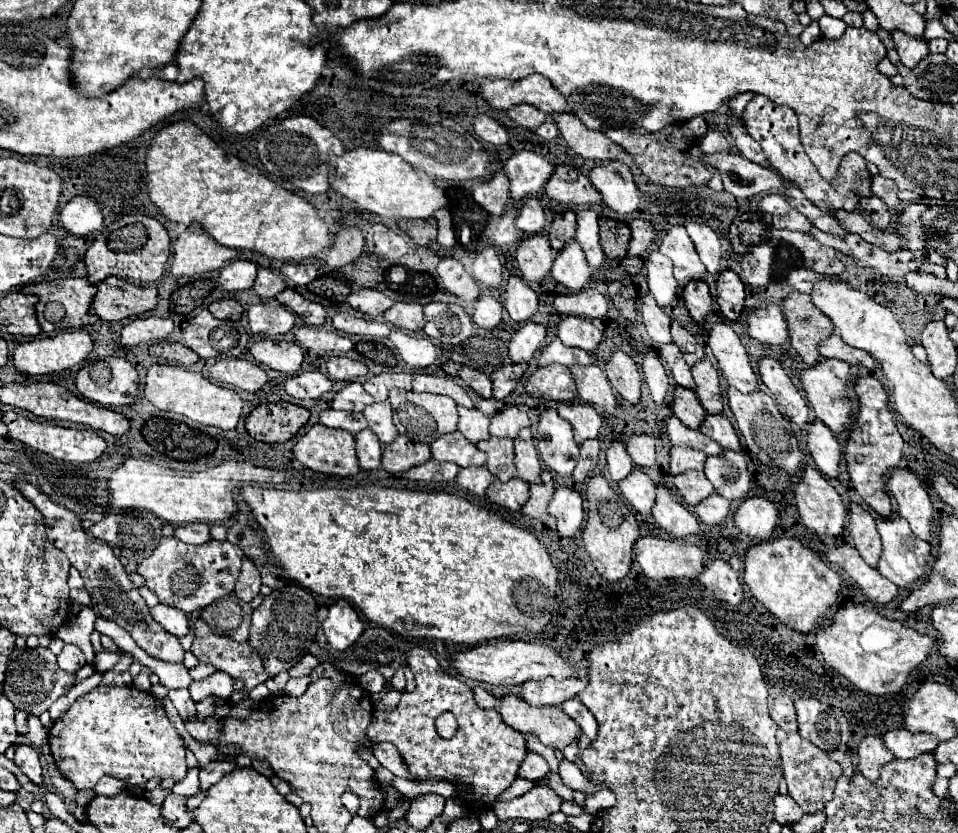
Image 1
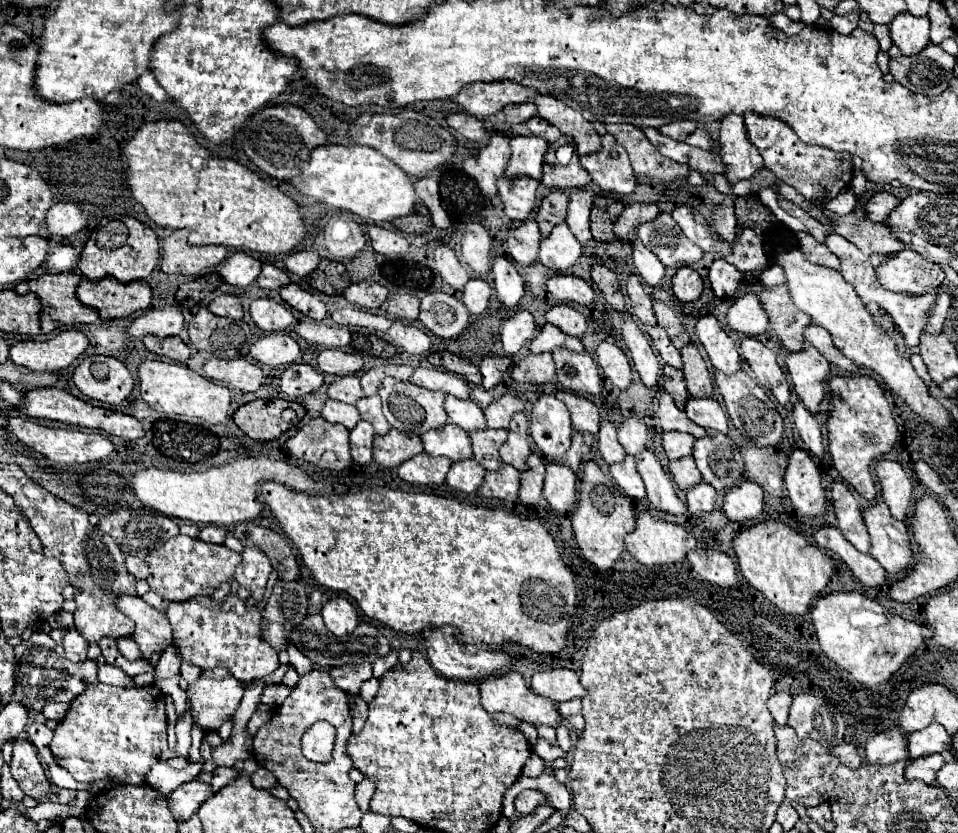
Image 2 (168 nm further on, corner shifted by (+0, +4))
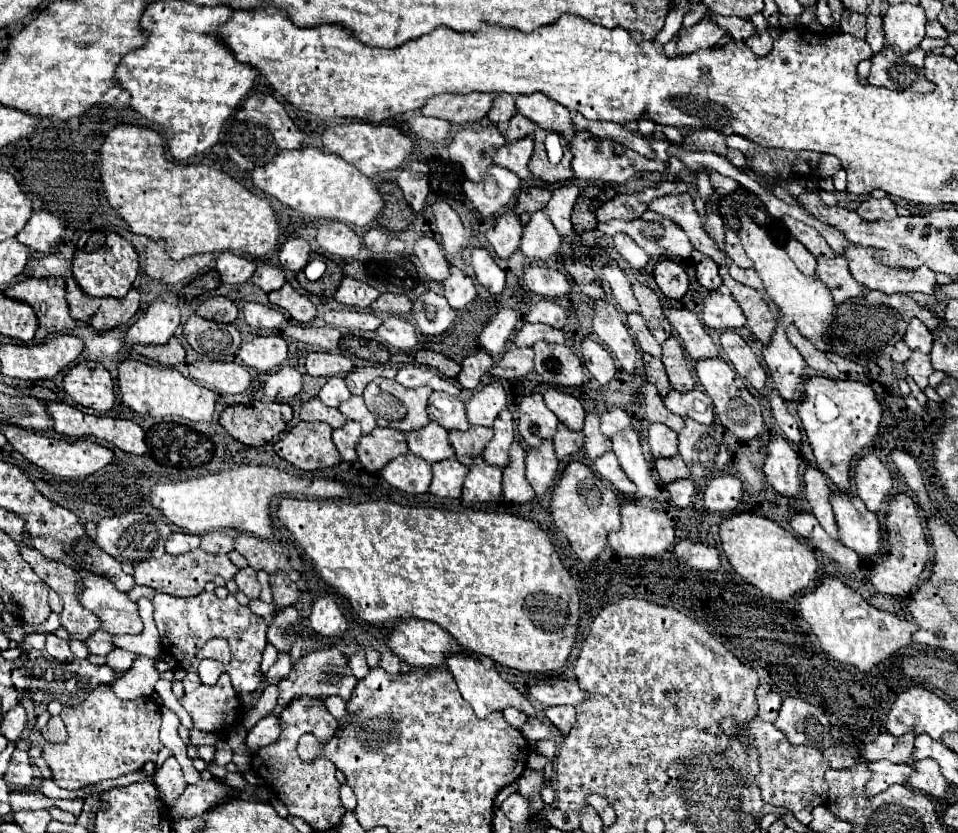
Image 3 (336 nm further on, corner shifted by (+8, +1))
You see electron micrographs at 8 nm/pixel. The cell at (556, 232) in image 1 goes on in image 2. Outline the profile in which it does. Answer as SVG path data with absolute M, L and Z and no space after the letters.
M562 190L550 192L548 196L542 198L542 204L536 212L536 222L540 226L542 236L548 236L556 224L564 222L566 206L568 206L568 196Z

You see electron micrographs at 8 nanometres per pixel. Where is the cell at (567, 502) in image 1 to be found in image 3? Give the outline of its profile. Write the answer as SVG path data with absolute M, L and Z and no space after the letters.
M546 439L538 449L530 449L526 455L526 479L534 487L538 497L544 497L560 475L558 459L554 453L552 439Z

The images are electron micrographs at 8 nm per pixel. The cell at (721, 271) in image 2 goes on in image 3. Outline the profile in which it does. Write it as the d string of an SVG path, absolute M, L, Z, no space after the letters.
M702 259L696 265L696 277L698 277L698 283L708 291L716 291L722 285L722 279L718 275L718 265L712 259Z

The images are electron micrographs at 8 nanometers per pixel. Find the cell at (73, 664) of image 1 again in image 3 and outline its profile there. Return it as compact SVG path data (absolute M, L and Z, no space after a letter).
M50 633L46 639L46 651L50 657L54 657L58 661L72 661L74 659L74 655L70 651L70 643L66 639L56 637L54 633Z

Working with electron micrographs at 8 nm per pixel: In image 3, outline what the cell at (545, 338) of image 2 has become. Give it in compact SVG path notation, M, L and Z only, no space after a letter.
M524 323L520 331L514 337L516 347L532 347L538 341L548 341L548 343L564 343L564 333L560 329L548 327L548 325L530 325Z

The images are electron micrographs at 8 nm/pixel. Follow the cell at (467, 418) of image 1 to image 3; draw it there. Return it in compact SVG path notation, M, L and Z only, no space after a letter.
M434 391L428 401L428 415L432 421L446 429L468 431L470 423L466 419L466 407L458 397L450 397L446 393Z

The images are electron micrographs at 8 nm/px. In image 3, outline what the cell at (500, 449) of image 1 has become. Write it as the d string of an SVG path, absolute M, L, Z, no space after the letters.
M470 427L468 431L450 431L450 443L456 451L458 461L470 467L474 459L482 455L492 435L494 431L488 427Z

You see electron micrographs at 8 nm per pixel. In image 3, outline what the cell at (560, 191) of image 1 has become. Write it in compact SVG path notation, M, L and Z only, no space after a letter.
M536 127L534 131L534 155L530 159L530 171L536 179L542 179L546 183L562 183L562 181L570 181L572 175L572 153L567 143L563 146L564 152L562 161L558 165L552 165L546 157L546 149L544 149L544 139L546 139L546 131Z

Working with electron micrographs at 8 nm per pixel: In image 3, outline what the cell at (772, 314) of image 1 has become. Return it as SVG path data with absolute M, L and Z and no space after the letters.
M712 291L706 299L704 299L704 315L702 315L704 323L708 327L714 329L742 329L746 325L744 313L740 311L740 305L736 303L736 299L730 297L730 293L720 293Z

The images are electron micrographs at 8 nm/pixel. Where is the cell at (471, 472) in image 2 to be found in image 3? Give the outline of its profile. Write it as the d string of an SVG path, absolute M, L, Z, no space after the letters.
M446 459L446 461L434 463L430 493L438 497L460 497L468 471L470 469L464 467L458 459Z

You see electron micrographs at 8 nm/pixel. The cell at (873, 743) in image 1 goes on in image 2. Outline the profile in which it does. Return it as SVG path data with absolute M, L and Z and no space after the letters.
M890 728L870 738L864 754L868 764L894 764L908 760L908 738L900 728Z

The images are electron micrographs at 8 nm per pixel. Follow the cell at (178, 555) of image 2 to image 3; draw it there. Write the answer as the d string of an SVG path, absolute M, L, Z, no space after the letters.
M186 553L180 555L178 559L170 559L168 555L164 555L162 559L148 559L148 561L140 561L134 567L134 579L138 585L148 585L160 593L168 593L168 595L180 595L180 597L190 597L190 595L198 595L204 591L204 585L208 581L212 581L216 575L224 577L226 581L230 581L238 567L228 559L228 555L210 555L210 553Z

